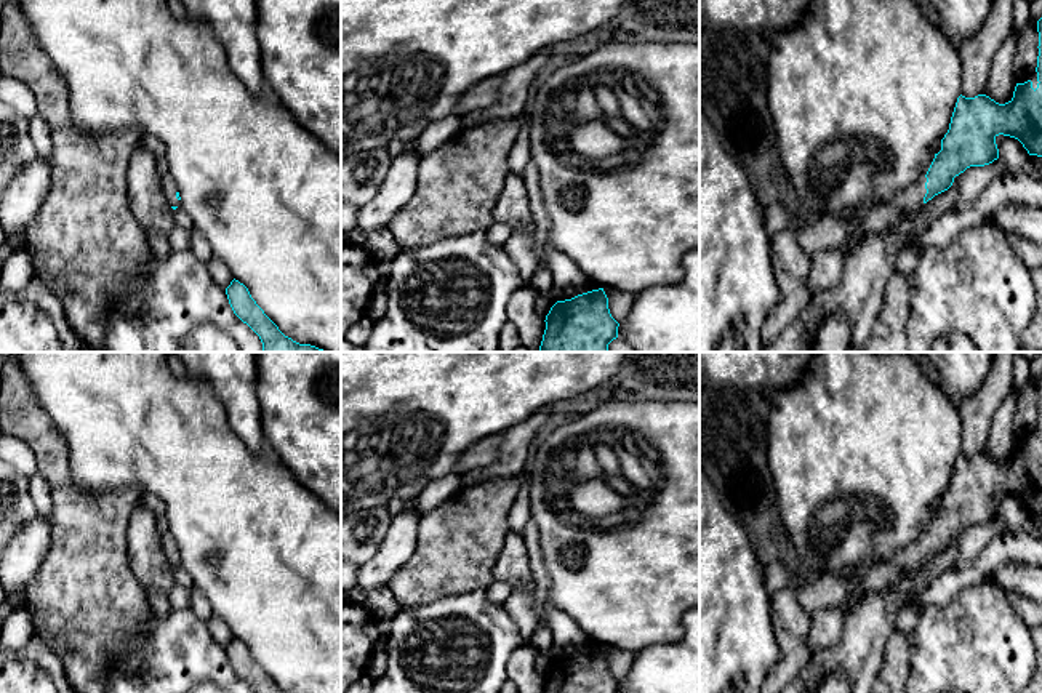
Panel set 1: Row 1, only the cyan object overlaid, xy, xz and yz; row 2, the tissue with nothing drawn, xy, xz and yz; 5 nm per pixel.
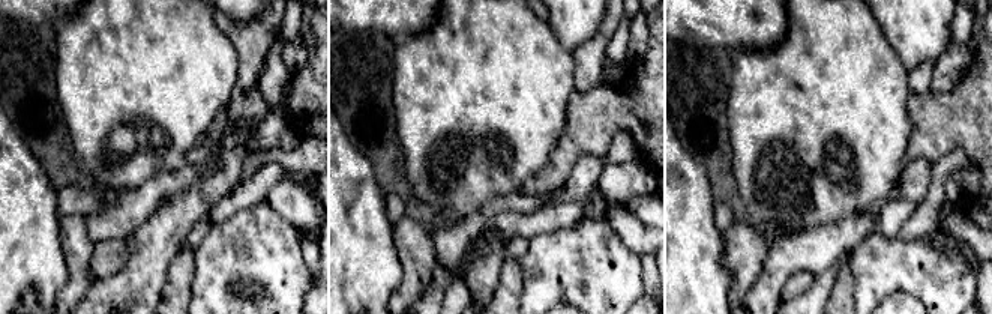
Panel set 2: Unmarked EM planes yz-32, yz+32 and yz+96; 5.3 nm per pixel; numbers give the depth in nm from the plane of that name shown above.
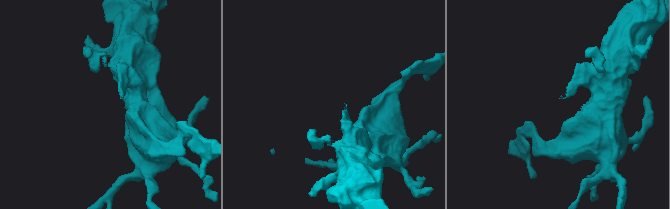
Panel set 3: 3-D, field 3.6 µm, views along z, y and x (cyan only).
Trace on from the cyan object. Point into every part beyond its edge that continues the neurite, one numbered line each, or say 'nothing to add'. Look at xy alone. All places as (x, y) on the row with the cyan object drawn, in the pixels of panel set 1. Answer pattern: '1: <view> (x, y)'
1: xy (168, 188)

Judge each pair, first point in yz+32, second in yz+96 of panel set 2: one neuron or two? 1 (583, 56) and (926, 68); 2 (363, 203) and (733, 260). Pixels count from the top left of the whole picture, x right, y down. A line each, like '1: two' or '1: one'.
1: one
2: two

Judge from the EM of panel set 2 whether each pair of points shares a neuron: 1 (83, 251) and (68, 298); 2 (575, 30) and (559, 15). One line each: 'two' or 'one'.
1: one
2: one

